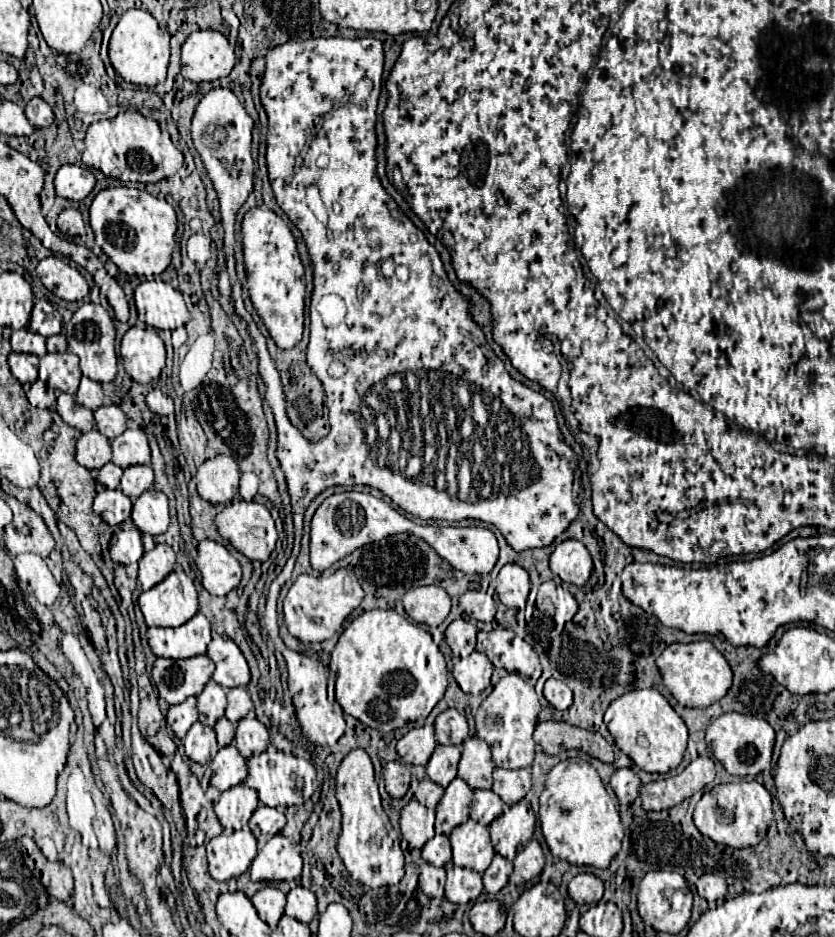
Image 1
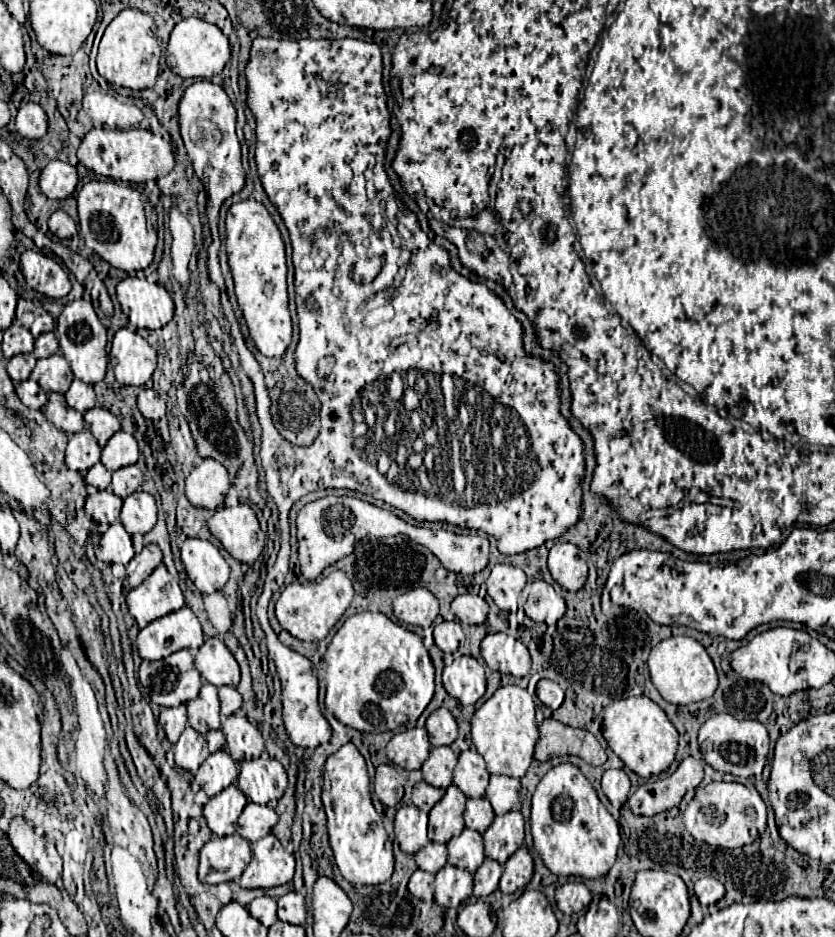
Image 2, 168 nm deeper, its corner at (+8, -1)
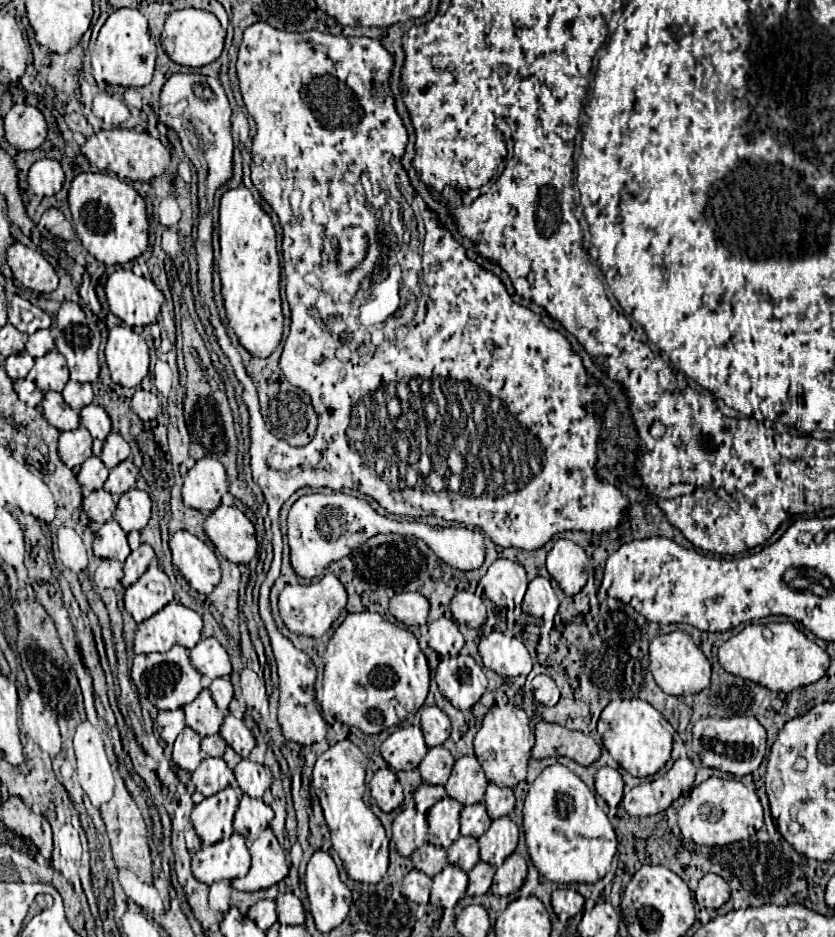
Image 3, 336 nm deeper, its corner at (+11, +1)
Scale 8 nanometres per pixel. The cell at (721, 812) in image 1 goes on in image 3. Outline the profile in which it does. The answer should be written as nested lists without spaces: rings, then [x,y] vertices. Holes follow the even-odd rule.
[[[708,778],[700,786],[692,788],[682,808],[678,810],[678,826],[682,836],[690,836],[696,844],[706,846],[724,846],[744,838],[750,838],[764,826],[762,820],[762,804],[754,792],[754,788],[744,786],[738,780],[722,780]]]

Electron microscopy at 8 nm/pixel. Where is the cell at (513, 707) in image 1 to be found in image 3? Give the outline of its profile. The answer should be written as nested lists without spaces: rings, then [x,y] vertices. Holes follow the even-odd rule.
[[[506,702],[502,706],[494,704],[486,712],[482,726],[474,738],[474,752],[486,778],[494,784],[510,788],[514,788],[518,782],[526,778],[526,764],[530,760],[532,746],[534,746],[534,730],[530,728],[530,718],[522,706],[512,702]]]

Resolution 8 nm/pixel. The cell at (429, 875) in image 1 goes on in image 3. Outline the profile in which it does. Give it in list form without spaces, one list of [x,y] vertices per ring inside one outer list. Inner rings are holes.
[[[410,870],[410,872],[404,876],[402,894],[404,894],[408,900],[412,900],[412,902],[426,904],[428,898],[430,898],[430,888],[432,888],[432,878],[426,876],[426,874],[420,872],[420,870]]]

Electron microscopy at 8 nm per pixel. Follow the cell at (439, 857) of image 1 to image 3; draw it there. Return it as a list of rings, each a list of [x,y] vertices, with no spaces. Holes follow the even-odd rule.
[[[424,844],[410,858],[414,862],[414,868],[428,876],[436,876],[446,866],[446,850],[436,848],[432,844]]]

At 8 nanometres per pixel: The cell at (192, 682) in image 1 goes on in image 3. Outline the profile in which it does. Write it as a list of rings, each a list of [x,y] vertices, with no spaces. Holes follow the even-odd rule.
[[[172,646],[164,654],[138,654],[134,656],[132,666],[132,680],[138,688],[140,696],[146,696],[158,710],[178,710],[186,704],[190,704],[202,690],[200,674],[190,664],[188,650],[182,646]]]

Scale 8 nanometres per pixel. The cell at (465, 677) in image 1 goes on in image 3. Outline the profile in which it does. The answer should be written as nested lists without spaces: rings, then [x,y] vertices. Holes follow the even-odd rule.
[[[468,654],[456,658],[442,658],[436,668],[436,684],[454,708],[472,708],[486,692],[486,674]]]

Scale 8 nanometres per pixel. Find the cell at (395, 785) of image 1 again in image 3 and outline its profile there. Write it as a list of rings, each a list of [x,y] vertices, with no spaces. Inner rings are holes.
[[[380,768],[372,776],[372,780],[370,780],[370,792],[372,792],[372,798],[376,800],[376,804],[384,812],[392,812],[404,800],[402,786],[400,786],[400,782],[396,778],[396,772],[390,770],[390,768]]]

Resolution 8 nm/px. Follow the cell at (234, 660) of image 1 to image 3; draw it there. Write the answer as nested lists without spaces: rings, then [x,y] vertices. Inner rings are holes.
[[[202,638],[190,650],[190,660],[192,660],[192,666],[200,674],[208,676],[210,680],[222,678],[222,676],[230,676],[230,672],[232,672],[230,656],[220,646],[220,642],[216,638]]]

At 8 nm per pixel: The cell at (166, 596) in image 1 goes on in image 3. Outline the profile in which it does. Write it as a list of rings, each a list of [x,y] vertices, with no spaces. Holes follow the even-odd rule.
[[[152,562],[150,568],[140,576],[140,580],[126,590],[124,608],[132,614],[136,624],[142,624],[172,600],[174,588],[168,576],[156,562]]]

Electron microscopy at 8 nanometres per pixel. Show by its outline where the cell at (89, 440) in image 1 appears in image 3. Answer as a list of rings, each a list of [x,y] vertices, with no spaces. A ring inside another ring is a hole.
[[[82,426],[70,432],[62,432],[60,442],[58,442],[58,454],[68,468],[76,470],[78,466],[82,466],[82,462],[92,456],[90,432]]]

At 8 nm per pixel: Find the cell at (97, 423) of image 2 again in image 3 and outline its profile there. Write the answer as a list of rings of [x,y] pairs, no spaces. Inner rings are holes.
[[[88,404],[80,412],[80,426],[84,426],[92,434],[92,438],[94,438],[94,446],[92,446],[94,456],[100,456],[104,440],[112,430],[110,416],[106,414],[104,408],[100,408],[96,404]]]

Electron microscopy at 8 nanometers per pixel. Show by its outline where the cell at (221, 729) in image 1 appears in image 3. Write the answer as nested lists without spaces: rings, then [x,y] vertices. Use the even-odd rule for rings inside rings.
[[[220,734],[202,738],[202,752],[204,752],[204,756],[222,756],[224,748],[226,748],[226,742],[224,742],[224,738]]]

